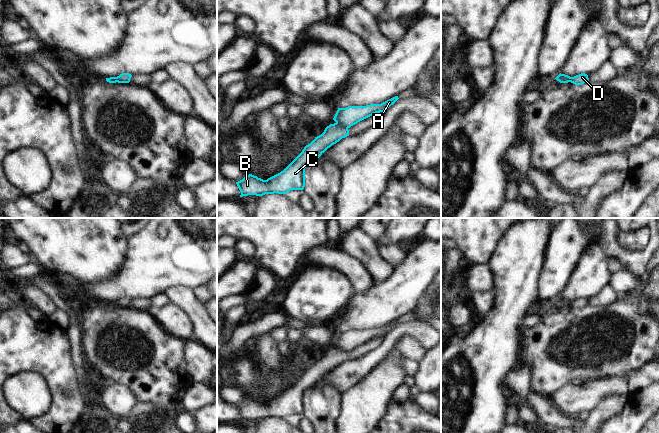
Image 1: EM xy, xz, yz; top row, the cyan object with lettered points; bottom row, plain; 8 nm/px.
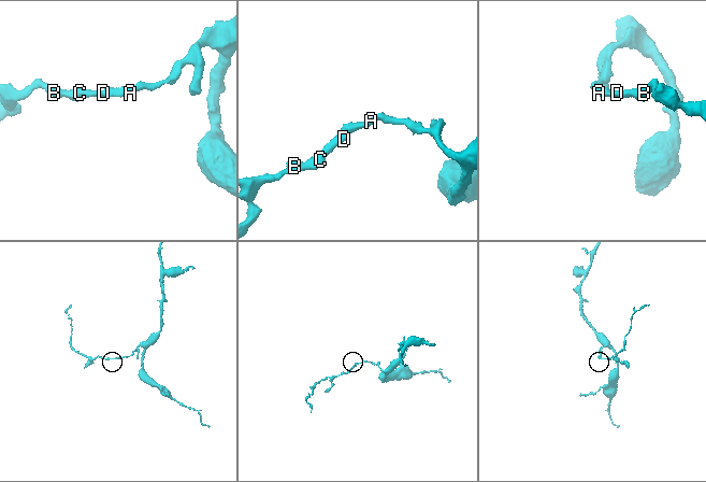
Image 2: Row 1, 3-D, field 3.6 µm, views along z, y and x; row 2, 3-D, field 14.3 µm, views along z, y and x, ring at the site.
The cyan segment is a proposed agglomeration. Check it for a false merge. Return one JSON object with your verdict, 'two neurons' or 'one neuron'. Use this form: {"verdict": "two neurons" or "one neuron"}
{"verdict": "two neurons"}

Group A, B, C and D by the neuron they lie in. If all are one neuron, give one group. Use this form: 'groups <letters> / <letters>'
groups A / B C D

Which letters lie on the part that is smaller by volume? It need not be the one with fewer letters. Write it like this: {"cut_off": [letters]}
{"cut_off": ["B", "C", "D"]}

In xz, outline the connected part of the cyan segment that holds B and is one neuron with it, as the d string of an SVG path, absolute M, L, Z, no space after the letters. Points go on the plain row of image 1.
M337 347L330 348L324 356L304 371L302 376L280 397L263 404L252 398L236 406L241 419L263 420L265 418L287 418L290 414L303 414L305 411L305 392L332 369L349 360L349 354Z

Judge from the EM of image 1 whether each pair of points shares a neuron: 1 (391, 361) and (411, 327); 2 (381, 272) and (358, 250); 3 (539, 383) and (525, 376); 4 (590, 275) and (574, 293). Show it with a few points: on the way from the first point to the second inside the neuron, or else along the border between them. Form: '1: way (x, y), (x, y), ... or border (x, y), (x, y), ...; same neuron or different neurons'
1: border (394, 347), (377, 365); different neurons
2: way (375, 266), (364, 255); same neuron
3: border (522, 364), (528, 365), (531, 368), (532, 388); different neurons
4: way (586, 279), (576, 289); same neuron

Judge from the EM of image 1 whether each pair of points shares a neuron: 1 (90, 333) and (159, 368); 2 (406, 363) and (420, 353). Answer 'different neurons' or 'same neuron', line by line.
1: same neuron
2: different neurons

